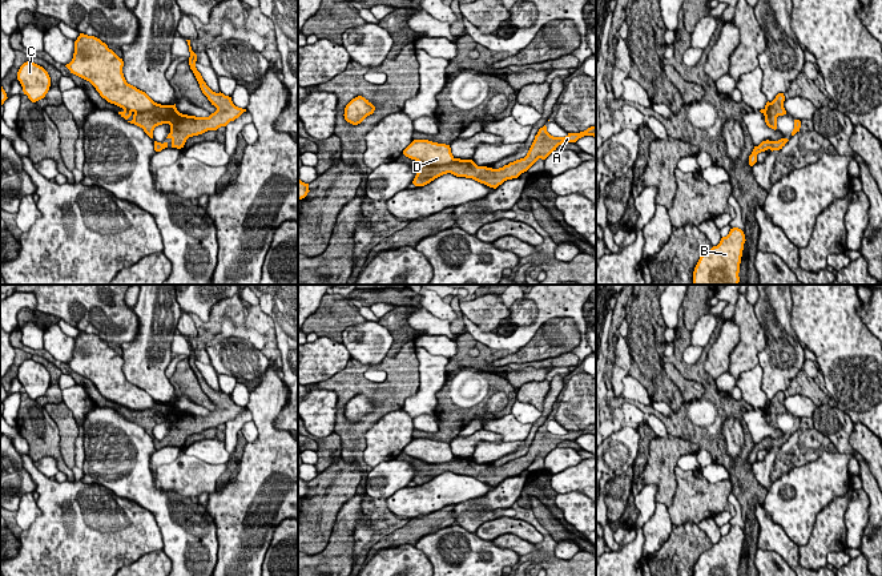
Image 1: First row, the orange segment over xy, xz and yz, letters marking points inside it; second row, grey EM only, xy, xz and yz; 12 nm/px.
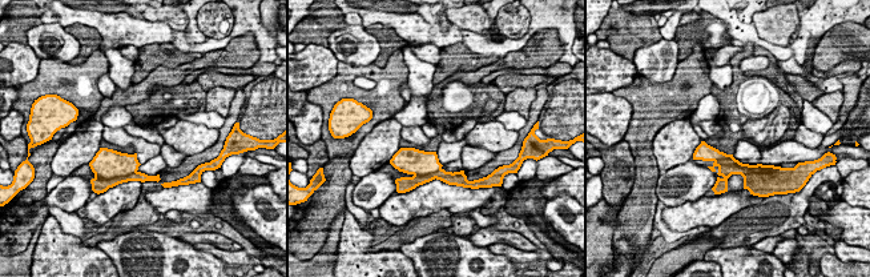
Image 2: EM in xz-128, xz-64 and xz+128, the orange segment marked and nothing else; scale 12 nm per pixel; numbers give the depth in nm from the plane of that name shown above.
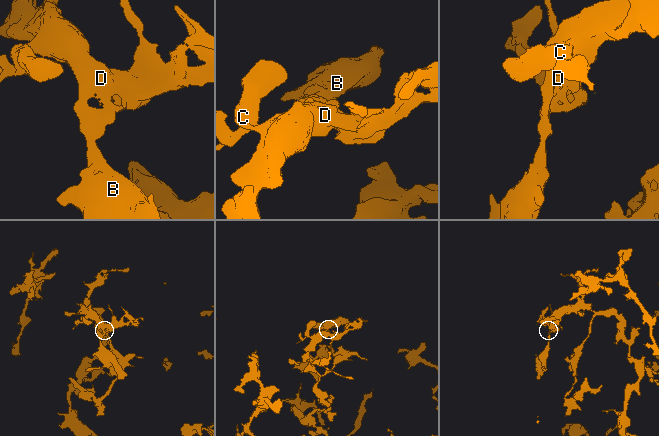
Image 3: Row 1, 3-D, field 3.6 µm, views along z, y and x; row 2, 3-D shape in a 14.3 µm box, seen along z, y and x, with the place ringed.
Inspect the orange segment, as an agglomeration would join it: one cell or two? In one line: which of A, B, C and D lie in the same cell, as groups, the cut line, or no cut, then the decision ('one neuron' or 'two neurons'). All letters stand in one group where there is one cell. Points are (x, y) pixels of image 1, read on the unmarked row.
groups A / B C D; cut xz (455, 456), (440, 463), (418, 460); two neurons

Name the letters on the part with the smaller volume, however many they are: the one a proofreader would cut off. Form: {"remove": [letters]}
{"remove": ["A"]}

